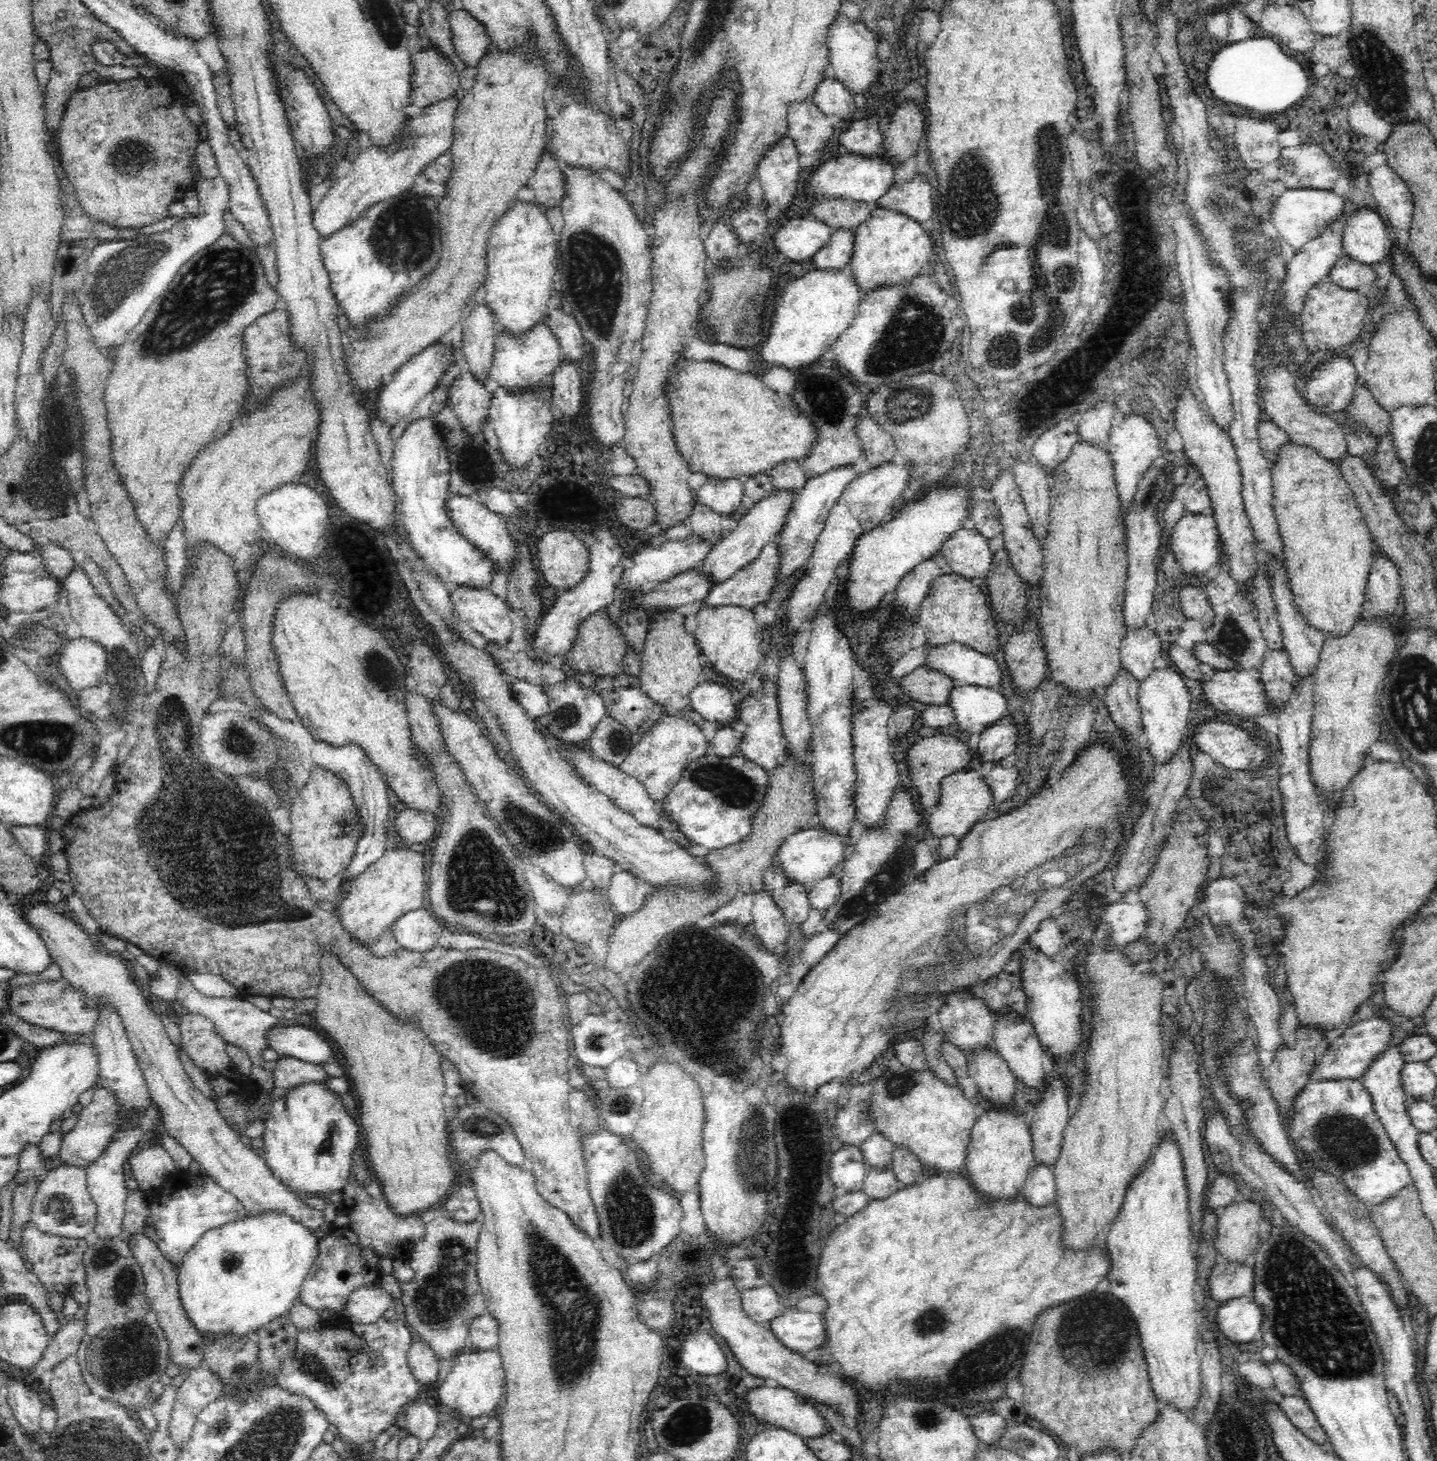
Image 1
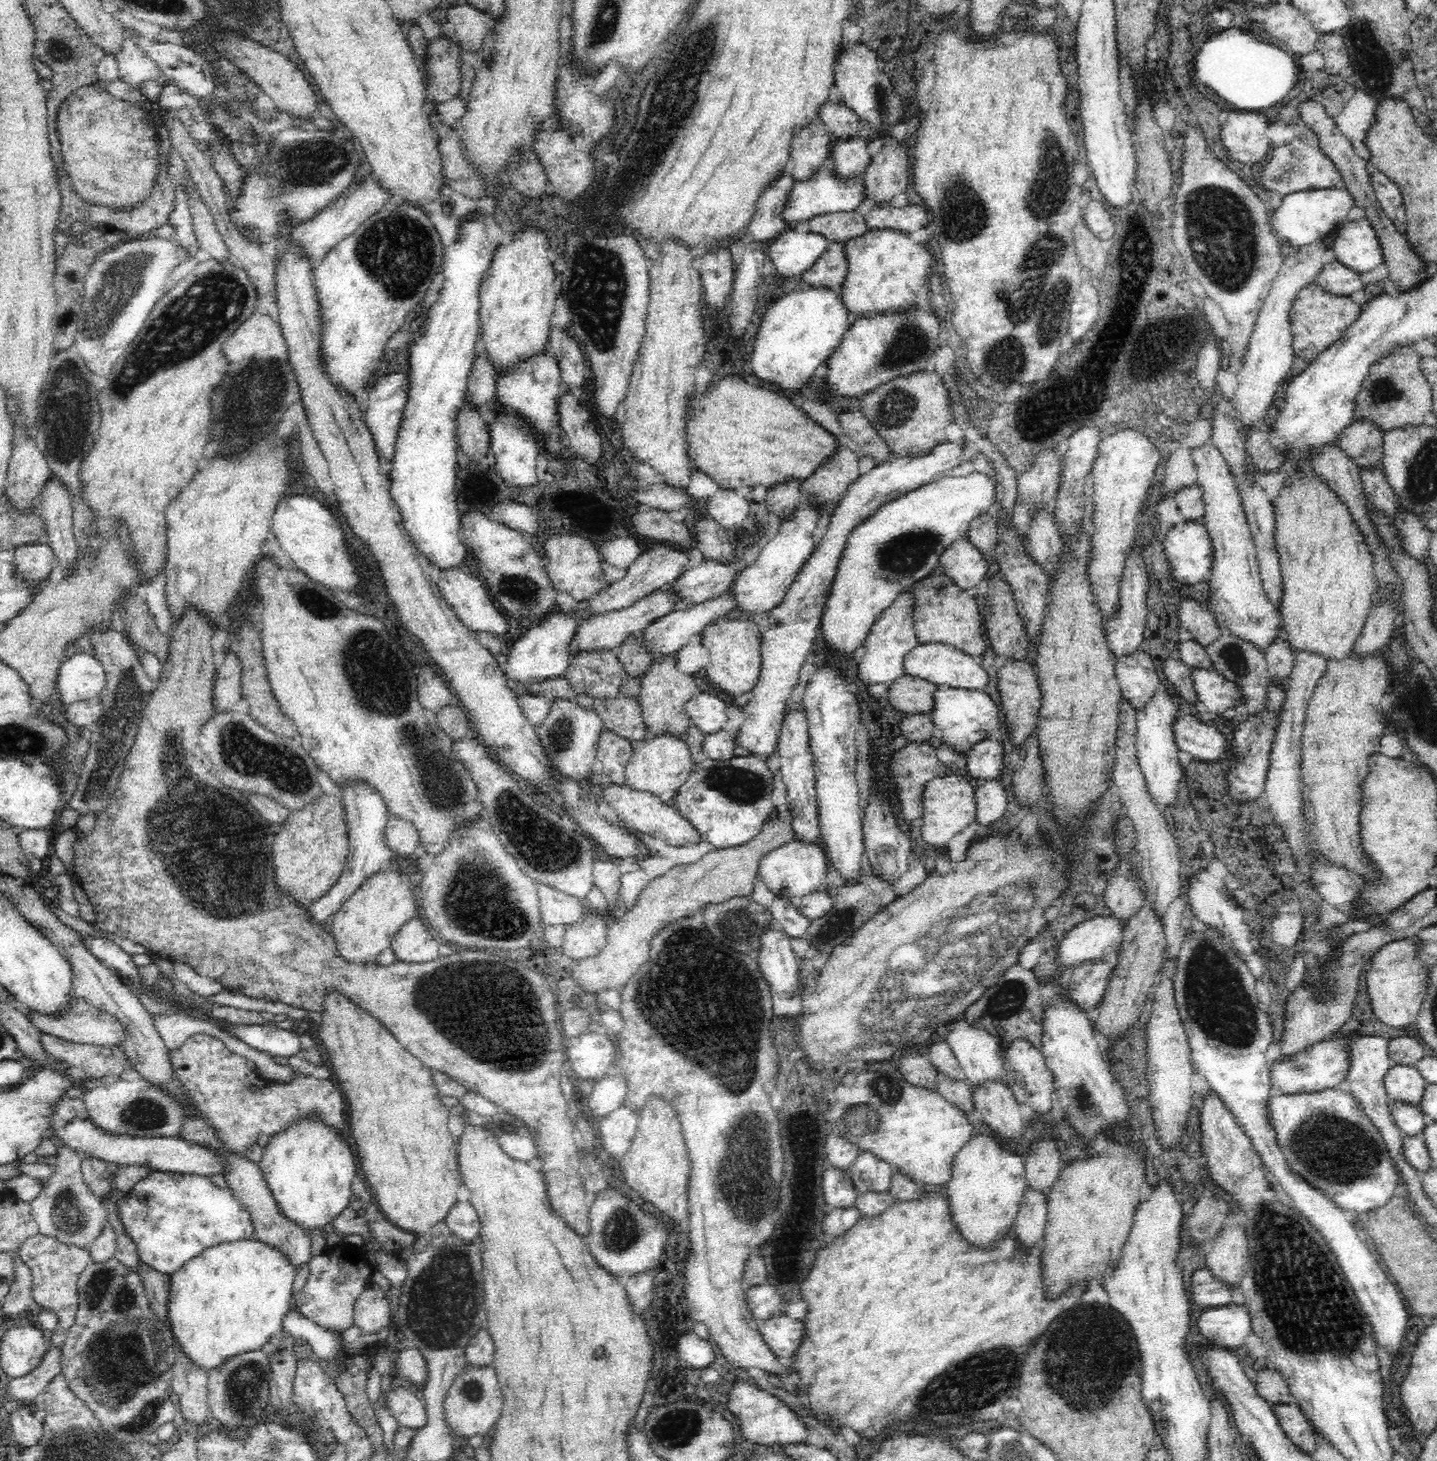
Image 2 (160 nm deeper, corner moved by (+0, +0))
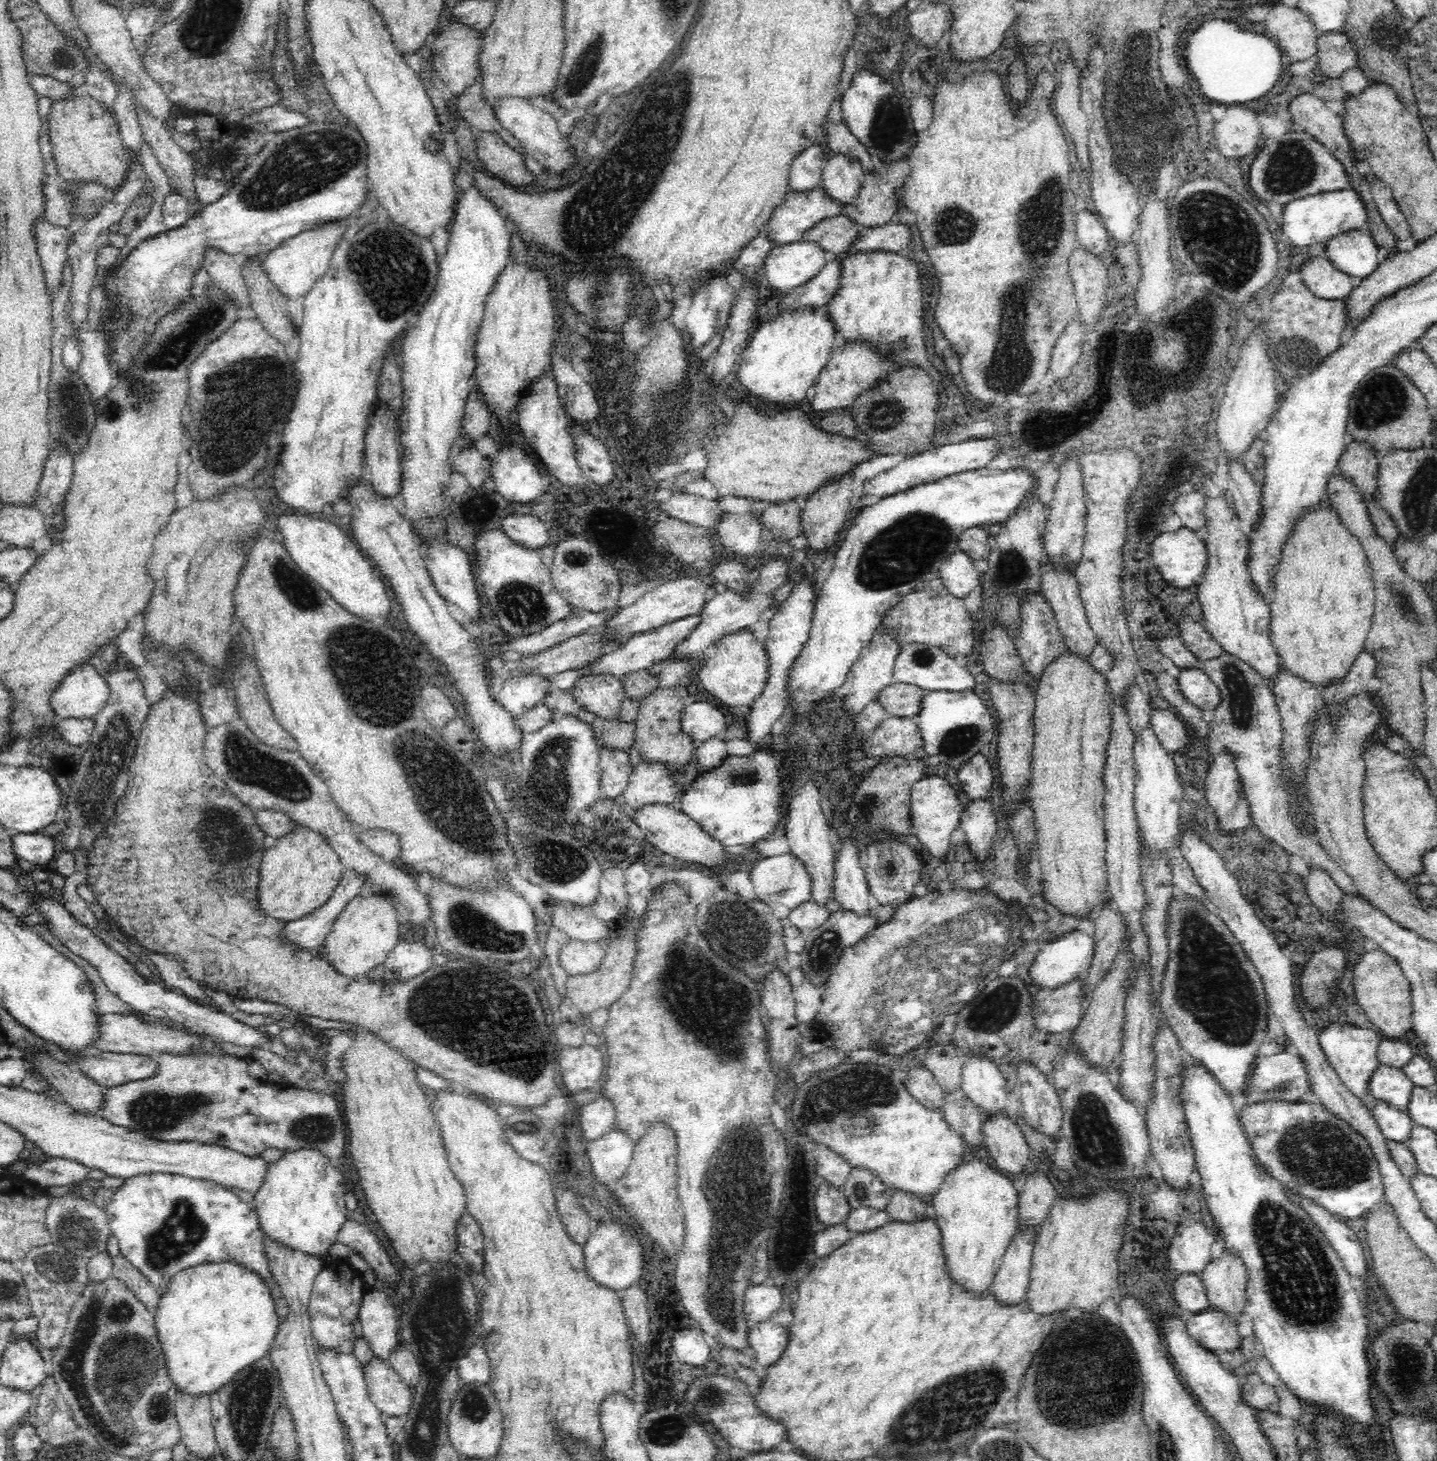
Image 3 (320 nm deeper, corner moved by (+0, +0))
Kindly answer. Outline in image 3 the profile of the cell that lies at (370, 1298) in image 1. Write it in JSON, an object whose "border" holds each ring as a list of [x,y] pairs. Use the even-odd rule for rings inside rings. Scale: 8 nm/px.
{"border":[[[374,1287],[368,1289],[363,1296],[358,1318],[362,1326],[362,1338],[378,1359],[385,1362],[390,1354],[401,1347],[396,1308],[390,1304],[384,1291]]]}

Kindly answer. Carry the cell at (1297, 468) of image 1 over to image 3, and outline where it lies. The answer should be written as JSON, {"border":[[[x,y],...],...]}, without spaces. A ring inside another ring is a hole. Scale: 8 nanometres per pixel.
{"border":[[[1318,501],[1315,505],[1306,507],[1298,516],[1296,520],[1291,524],[1291,532],[1286,538],[1286,542],[1282,543],[1281,552],[1279,553],[1278,562],[1275,568],[1274,582],[1275,582],[1275,598],[1271,603],[1272,618],[1270,620],[1270,639],[1278,651],[1279,662],[1282,665],[1286,665],[1288,670],[1300,675],[1307,682],[1312,682],[1325,687],[1334,682],[1334,680],[1340,680],[1350,668],[1353,660],[1358,656],[1358,653],[1364,648],[1365,640],[1371,625],[1375,607],[1375,584],[1373,581],[1372,567],[1370,561],[1364,552],[1362,543],[1358,541],[1356,536],[1351,534],[1351,531],[1346,528],[1342,523],[1342,517],[1338,515],[1338,511],[1330,504],[1326,502]]]}

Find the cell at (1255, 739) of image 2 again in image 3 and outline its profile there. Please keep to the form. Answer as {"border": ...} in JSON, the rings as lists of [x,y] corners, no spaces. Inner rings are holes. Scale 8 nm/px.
{"border":[[[1220,750],[1214,754],[1205,780],[1206,797],[1216,809],[1224,833],[1248,827],[1252,823],[1250,801],[1246,797],[1234,755]]]}

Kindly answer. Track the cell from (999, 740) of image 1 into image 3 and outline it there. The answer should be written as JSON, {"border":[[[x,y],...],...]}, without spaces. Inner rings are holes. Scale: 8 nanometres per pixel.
{"border":[[[986,749],[977,752],[968,762],[965,762],[957,770],[962,790],[970,801],[988,796],[988,792],[994,784],[994,770],[988,760]]]}

